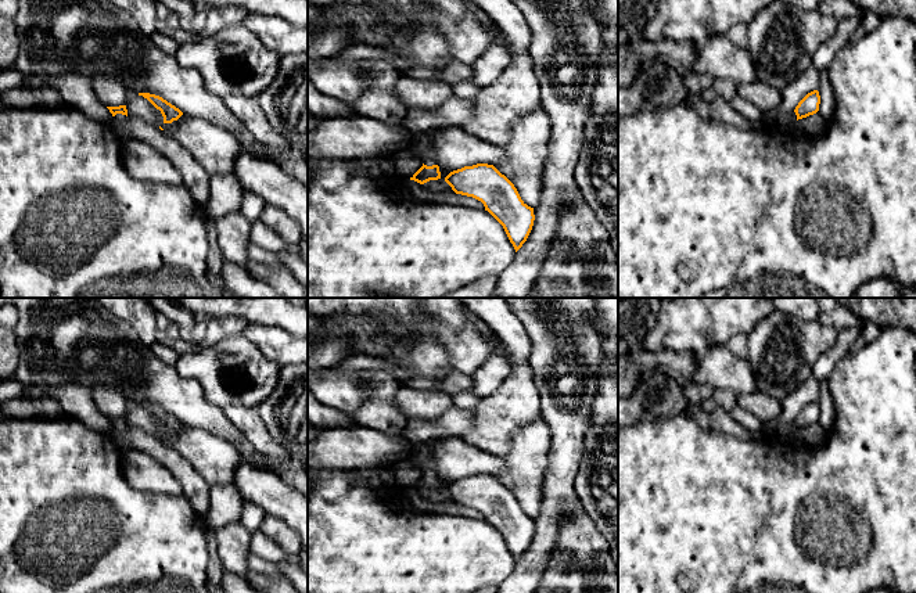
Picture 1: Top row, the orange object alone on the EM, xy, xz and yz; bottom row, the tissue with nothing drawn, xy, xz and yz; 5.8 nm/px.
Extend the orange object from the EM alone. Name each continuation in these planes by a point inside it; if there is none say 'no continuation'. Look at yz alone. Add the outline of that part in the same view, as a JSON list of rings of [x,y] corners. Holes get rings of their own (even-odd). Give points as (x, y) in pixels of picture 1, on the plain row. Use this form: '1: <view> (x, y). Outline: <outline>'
1: yz (786, 432). Outline: [[[794,421],[780,425],[772,435],[783,442],[795,439],[797,425]]]

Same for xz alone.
1: xz (430, 468). Outline: [[[428,459],[424,468],[423,468],[423,474],[427,477],[432,477],[437,475],[437,467],[435,467],[435,461],[434,459]]]

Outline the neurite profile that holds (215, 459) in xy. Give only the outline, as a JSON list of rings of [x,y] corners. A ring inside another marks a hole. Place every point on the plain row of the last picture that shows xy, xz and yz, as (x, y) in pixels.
[[[129,405],[125,416],[129,427],[161,436],[164,443],[176,449],[209,486],[233,485],[236,468],[247,457],[245,450],[201,428],[183,424],[177,431],[165,434],[161,421],[143,406]]]

